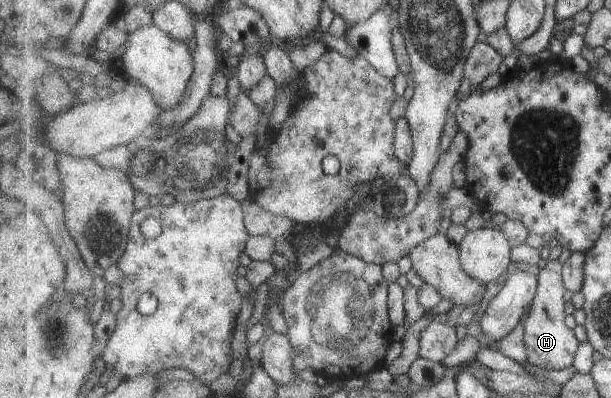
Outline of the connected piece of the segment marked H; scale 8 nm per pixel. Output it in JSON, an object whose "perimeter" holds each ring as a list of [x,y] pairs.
{"perimeter":[[[549,260],[538,273],[539,286],[533,305],[524,323],[523,341],[528,361],[549,370],[559,370],[574,365],[580,341],[574,331],[566,325],[564,301],[566,301],[566,284],[563,278],[563,264],[558,260]]]}

